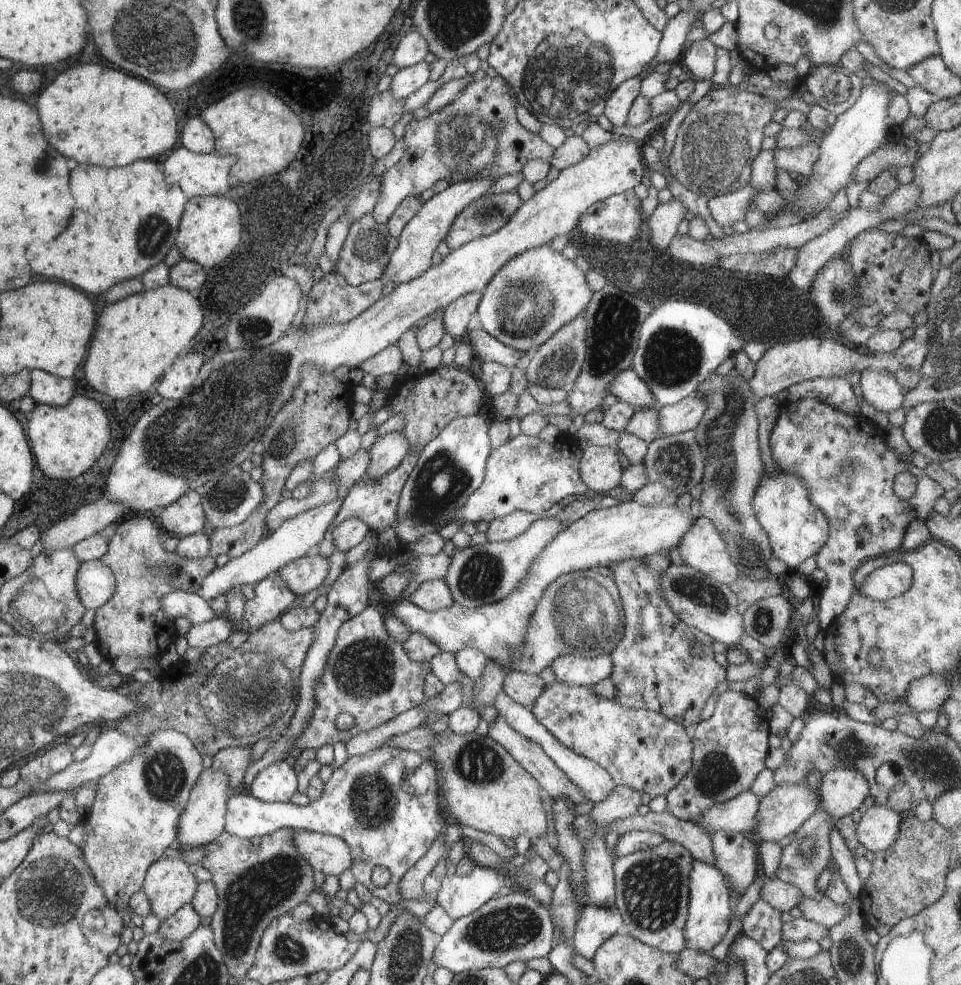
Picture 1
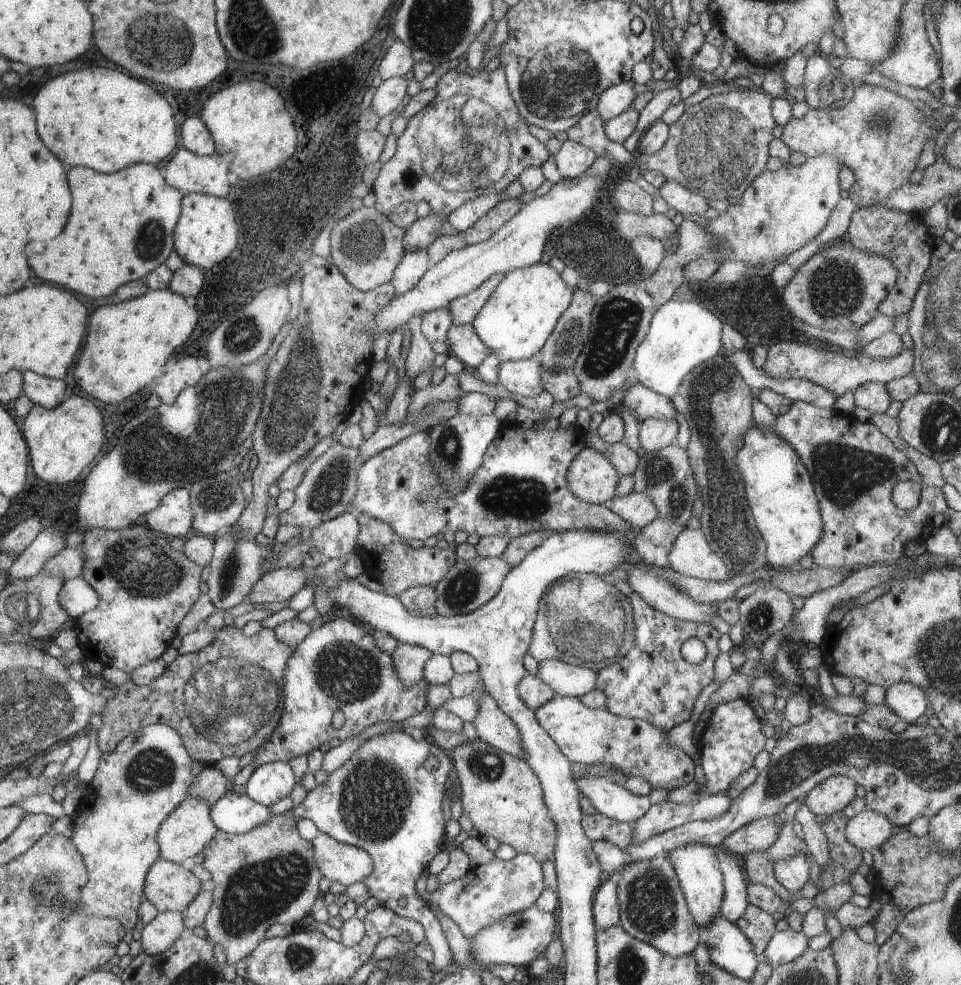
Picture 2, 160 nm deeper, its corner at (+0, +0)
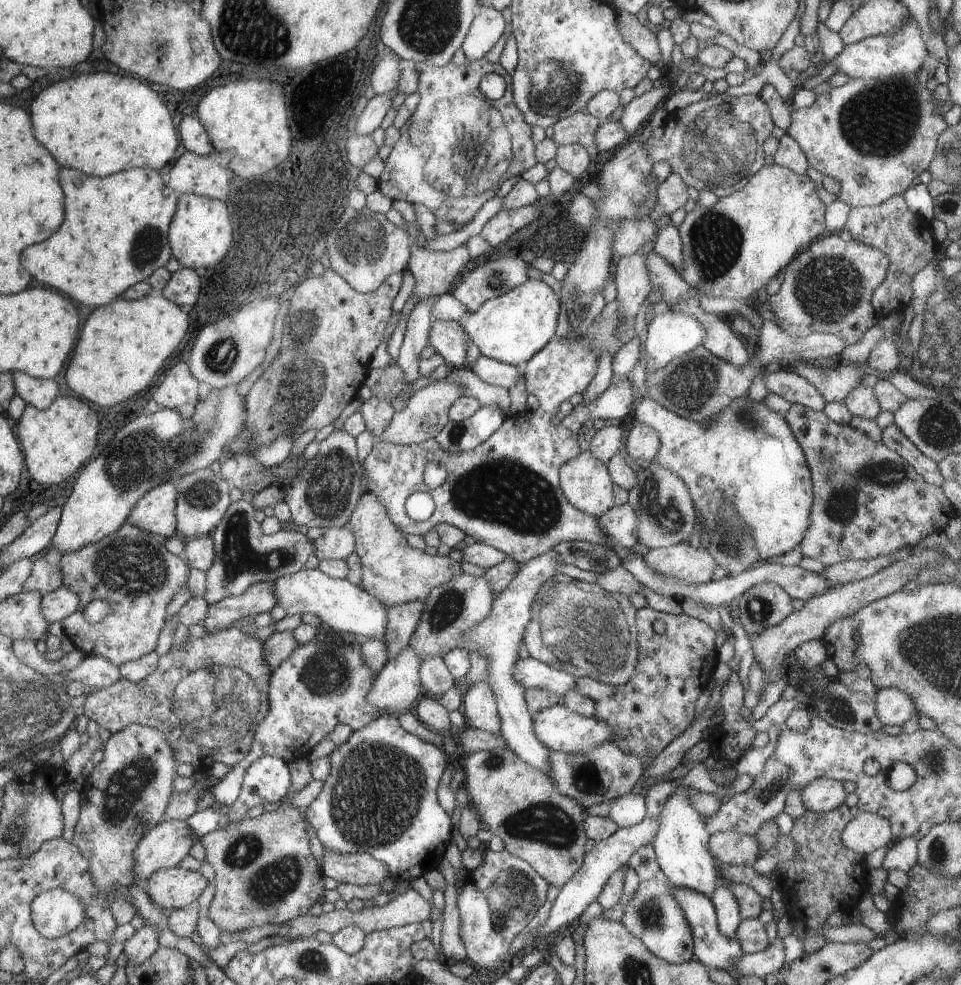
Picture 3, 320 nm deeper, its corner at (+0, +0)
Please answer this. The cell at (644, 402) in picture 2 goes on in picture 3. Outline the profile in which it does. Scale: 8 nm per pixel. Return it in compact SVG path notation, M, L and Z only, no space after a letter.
M748 394L736 398L726 410L722 410L720 416L710 420L710 426L682 418L647 395L636 400L633 409L634 416L640 423L660 432L661 448L655 460L688 484L688 492L694 502L702 532L721 524L718 522L718 512L722 508L722 502L726 500L732 502L734 510L742 516L744 526L750 530L750 536L756 542L761 561L768 562L799 548L812 520L810 514L814 504L814 484L804 452L783 414L770 410L764 401L752 402Z

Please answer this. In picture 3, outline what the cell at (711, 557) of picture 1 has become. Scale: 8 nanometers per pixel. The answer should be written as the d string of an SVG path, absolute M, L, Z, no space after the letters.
M688 541L670 547L650 549L644 562L656 568L658 574L668 574L688 583L709 582L718 568L708 550L702 546L696 548Z

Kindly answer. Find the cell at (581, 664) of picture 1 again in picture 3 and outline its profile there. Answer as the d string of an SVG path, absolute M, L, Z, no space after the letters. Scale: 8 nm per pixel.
M520 658L514 666L514 678L526 688L545 689L561 698L572 692L579 677L566 671L556 670L534 658Z

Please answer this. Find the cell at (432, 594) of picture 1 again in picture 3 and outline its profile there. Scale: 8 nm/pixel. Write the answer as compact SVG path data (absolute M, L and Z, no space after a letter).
M420 600L398 604L389 608L388 612L388 636L383 640L388 648L388 657L396 658L400 650L409 646L408 642L423 617L424 603Z

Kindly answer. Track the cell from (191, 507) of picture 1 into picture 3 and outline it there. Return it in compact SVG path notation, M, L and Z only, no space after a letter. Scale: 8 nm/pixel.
M164 482L156 486L143 501L140 502L131 516L128 524L134 524L141 530L170 539L179 528L176 518L176 506L179 505L179 488L174 482Z

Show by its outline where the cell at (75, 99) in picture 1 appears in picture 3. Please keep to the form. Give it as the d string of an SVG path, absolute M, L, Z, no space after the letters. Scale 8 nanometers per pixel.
M96 72L86 76L68 78L44 88L30 104L32 123L35 124L35 138L47 150L56 154L60 166L80 170L83 174L105 178L132 168L160 170L170 164L178 150L178 132L174 128L172 116L158 94L130 76L117 73Z

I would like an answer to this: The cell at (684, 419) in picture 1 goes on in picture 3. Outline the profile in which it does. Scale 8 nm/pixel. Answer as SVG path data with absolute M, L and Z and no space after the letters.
M636 424L626 440L626 452L632 461L652 461L661 448L660 432L646 424Z

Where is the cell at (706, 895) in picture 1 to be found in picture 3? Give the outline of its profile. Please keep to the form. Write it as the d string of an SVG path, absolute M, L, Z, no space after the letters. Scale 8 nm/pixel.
M682 786L666 802L660 812L660 830L654 838L652 847L661 872L668 878L671 886L688 888L692 892L711 898L718 880L718 862L712 857L709 848L710 832L704 824L704 817L690 802L690 794L695 790Z

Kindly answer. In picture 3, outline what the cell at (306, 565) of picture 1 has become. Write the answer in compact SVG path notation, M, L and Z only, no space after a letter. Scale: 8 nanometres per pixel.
M274 581L260 582L240 595L232 595L212 604L208 608L208 616L201 624L209 634L217 634L243 621L249 621L258 614L270 612L278 601Z

